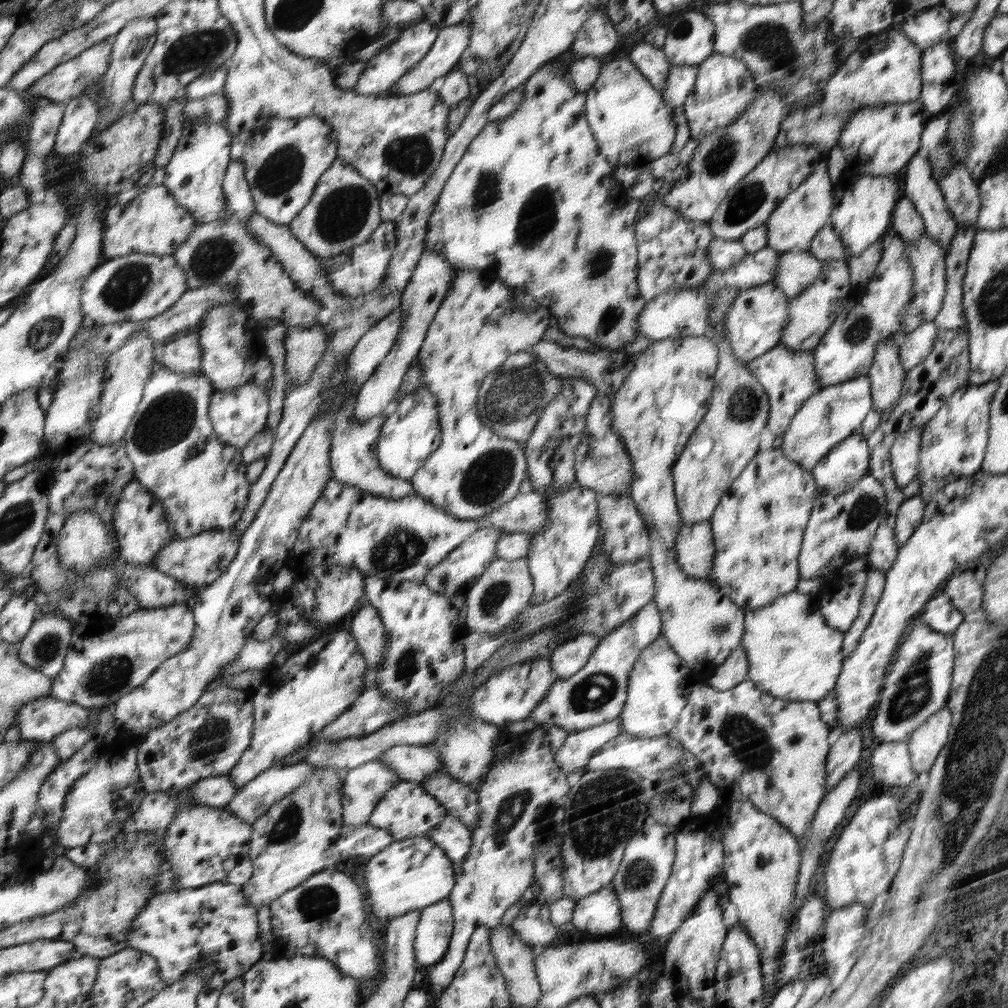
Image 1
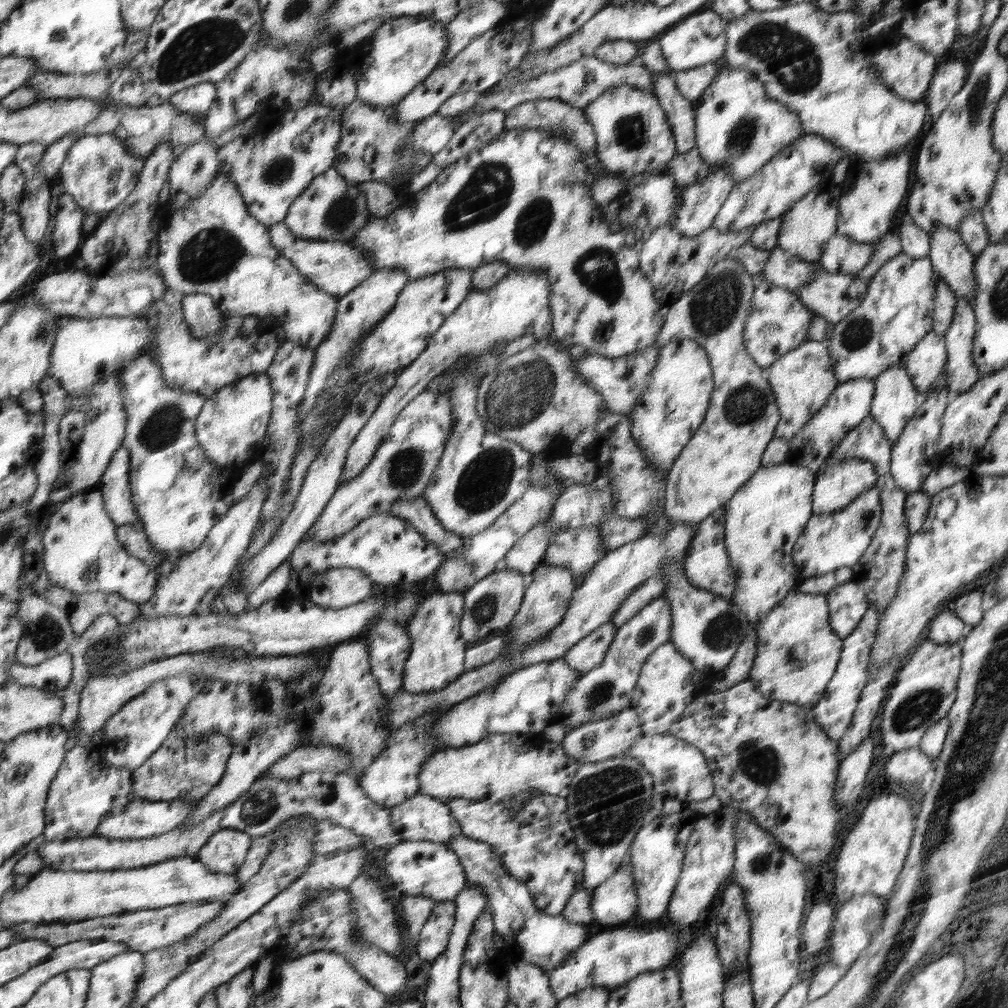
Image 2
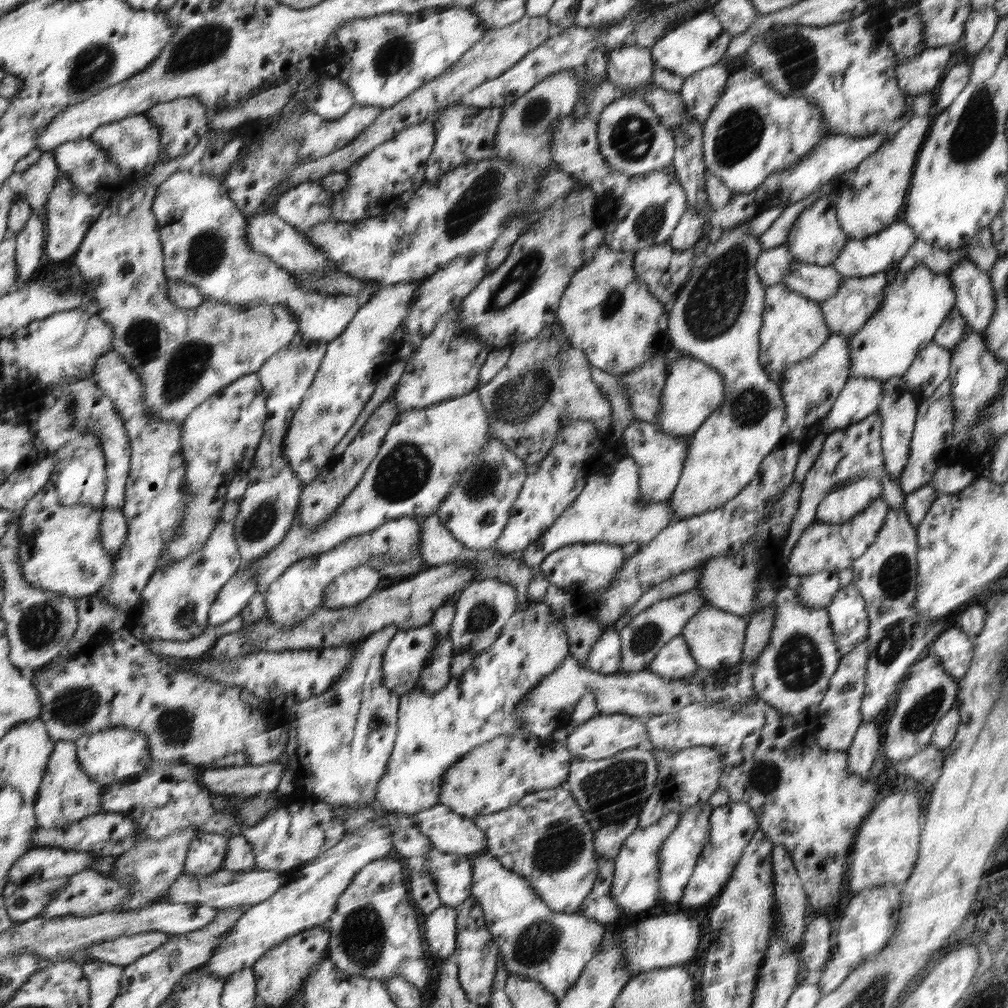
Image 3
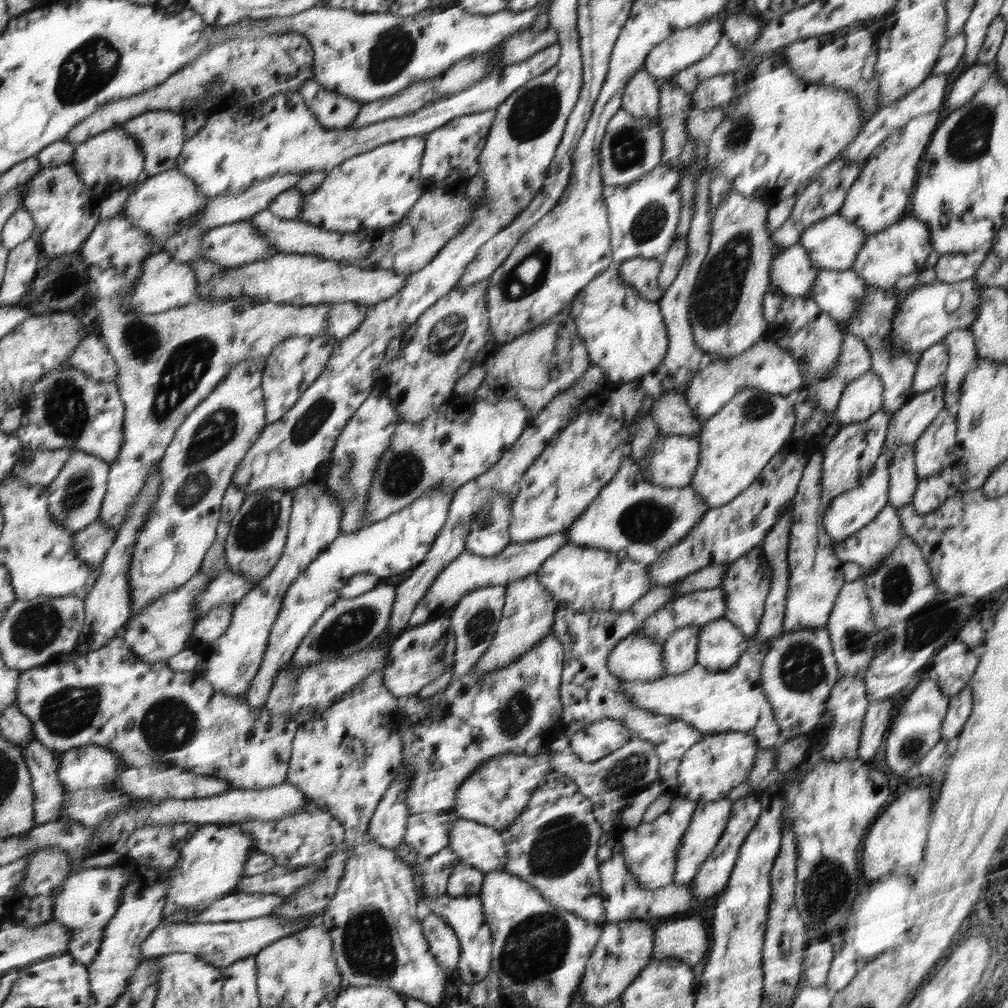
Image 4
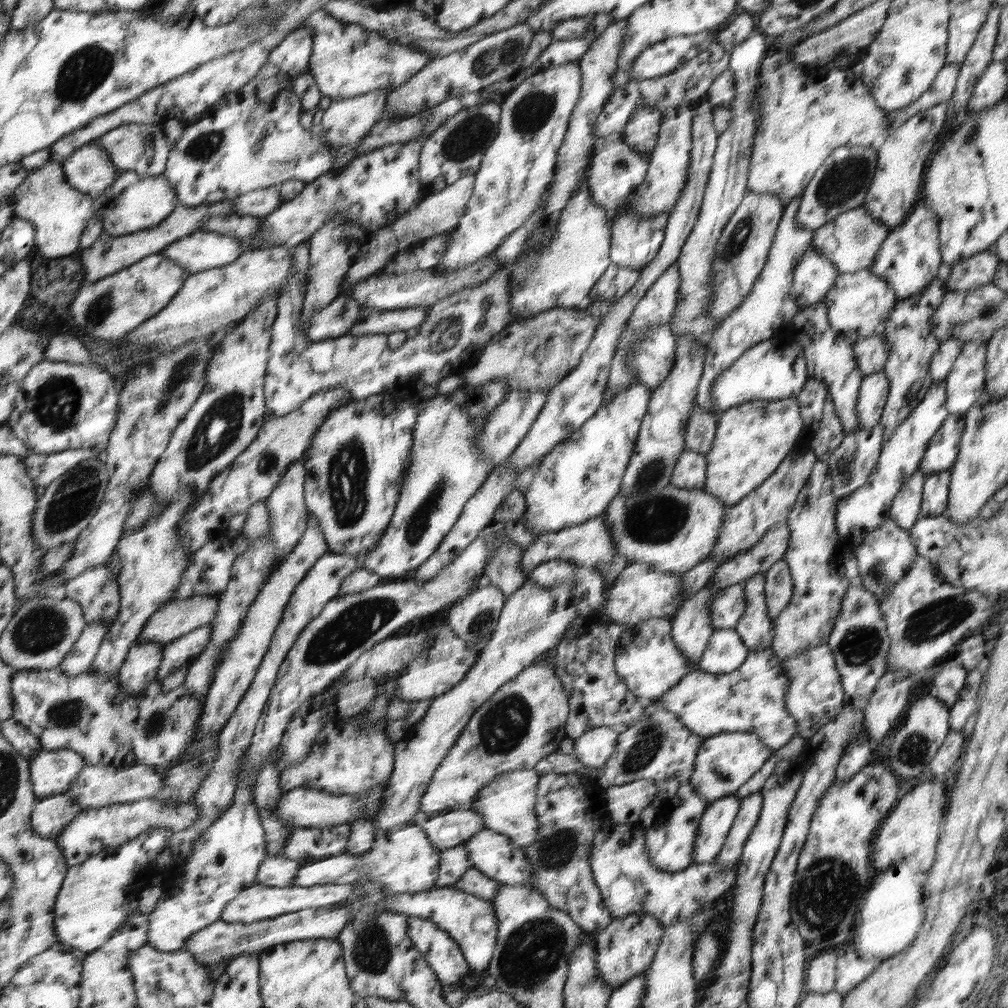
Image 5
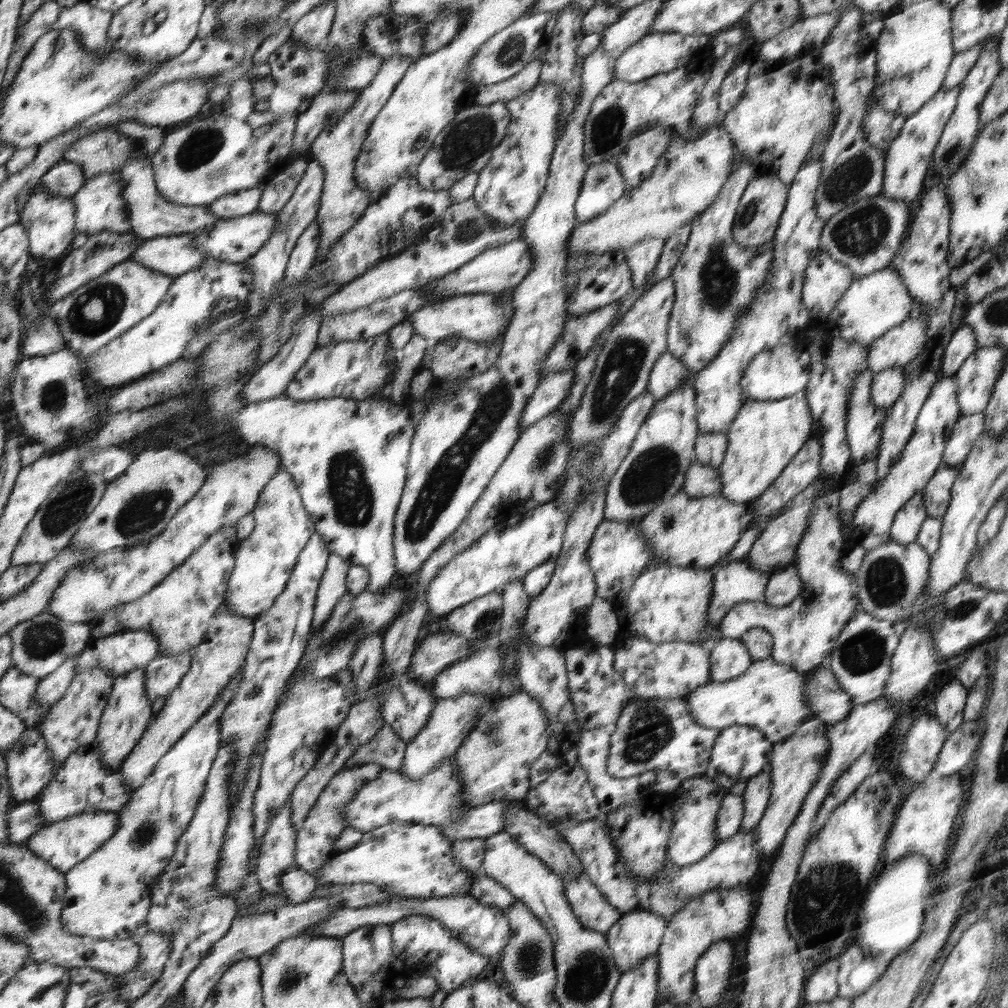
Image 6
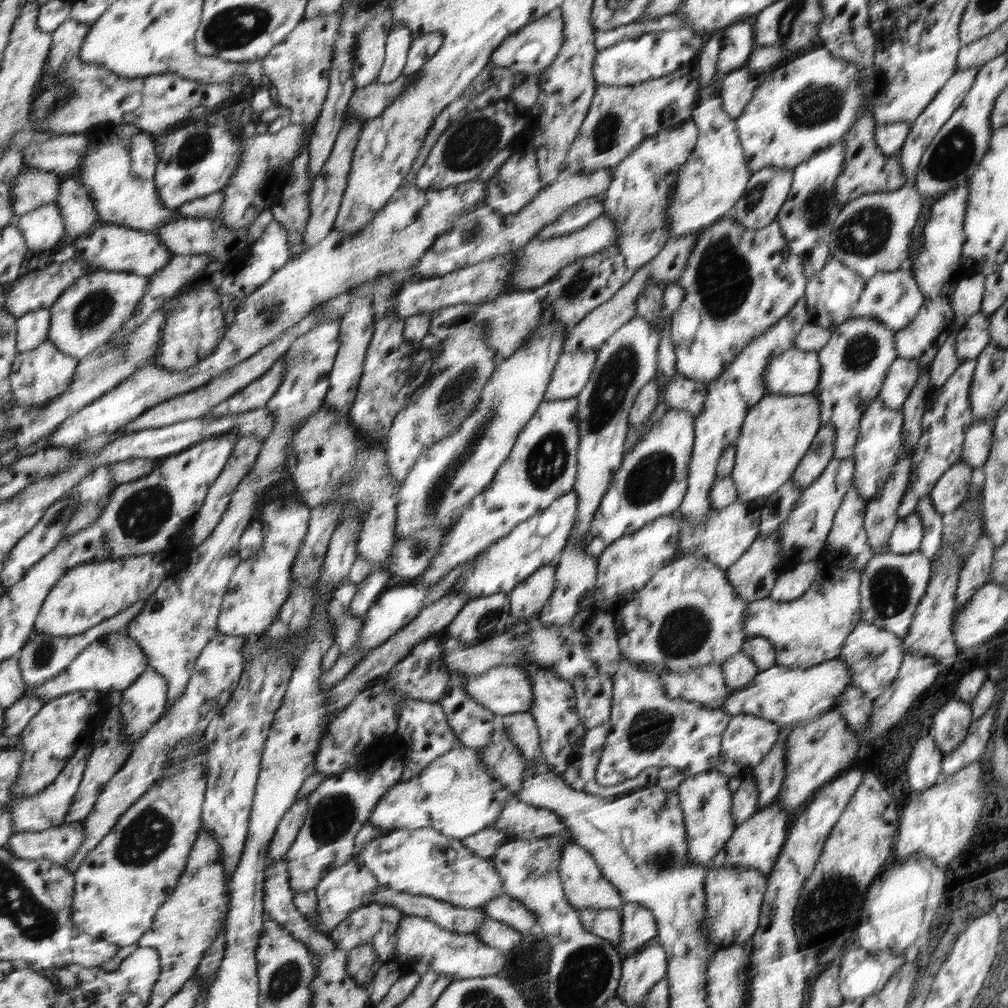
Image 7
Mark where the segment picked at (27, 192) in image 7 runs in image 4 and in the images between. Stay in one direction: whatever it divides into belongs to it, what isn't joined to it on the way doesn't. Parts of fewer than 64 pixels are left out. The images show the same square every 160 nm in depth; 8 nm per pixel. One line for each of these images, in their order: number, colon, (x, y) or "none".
4: (113, 156)
5: (89, 169)
6: (67, 178)

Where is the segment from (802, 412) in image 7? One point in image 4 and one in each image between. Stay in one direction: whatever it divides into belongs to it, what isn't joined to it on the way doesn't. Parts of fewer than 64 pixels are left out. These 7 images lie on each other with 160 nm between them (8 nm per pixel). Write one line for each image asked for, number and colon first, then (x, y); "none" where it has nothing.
4: (734, 450)
5: (748, 448)
6: (766, 435)

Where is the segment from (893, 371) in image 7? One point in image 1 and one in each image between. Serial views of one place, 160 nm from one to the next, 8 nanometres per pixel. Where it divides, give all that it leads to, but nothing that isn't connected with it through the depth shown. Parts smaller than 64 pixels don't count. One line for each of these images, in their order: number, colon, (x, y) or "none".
1: (835, 412)
2: (850, 402)
3: (860, 397)
4: (860, 399)
5: (874, 391)
6: (888, 385)

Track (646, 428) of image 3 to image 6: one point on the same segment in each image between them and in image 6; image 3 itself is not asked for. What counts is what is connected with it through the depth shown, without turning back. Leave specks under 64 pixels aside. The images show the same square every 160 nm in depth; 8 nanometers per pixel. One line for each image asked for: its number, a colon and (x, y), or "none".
4: (673, 460)
5: (690, 471)
6: (702, 480)

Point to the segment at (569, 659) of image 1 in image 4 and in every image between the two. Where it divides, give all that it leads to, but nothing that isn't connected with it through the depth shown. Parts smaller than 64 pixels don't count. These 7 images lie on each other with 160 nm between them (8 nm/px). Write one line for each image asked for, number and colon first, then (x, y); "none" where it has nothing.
2: (589, 653)
3: (605, 656)
4: (638, 657)

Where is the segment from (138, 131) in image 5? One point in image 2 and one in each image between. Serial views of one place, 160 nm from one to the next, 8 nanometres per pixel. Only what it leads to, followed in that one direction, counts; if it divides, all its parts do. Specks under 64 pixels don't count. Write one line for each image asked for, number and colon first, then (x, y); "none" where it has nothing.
2: (197, 100)
3: (181, 122)
4: (160, 133)

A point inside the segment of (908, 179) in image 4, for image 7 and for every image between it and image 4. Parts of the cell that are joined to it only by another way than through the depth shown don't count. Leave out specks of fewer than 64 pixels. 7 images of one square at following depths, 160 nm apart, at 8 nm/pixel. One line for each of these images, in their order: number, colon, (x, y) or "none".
5: (903, 154)
6: (908, 156)
7: (923, 130)

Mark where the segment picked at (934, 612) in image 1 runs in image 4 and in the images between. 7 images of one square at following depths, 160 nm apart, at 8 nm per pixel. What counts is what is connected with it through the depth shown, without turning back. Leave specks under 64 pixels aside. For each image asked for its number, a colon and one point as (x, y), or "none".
2: (947, 628)
3: (955, 648)
4: (954, 664)

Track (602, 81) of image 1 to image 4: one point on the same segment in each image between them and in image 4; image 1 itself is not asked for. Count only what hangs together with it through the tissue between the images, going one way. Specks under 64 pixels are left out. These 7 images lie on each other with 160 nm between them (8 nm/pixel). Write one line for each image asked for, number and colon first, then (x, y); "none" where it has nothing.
2: (633, 134)
3: (632, 138)
4: (632, 147)

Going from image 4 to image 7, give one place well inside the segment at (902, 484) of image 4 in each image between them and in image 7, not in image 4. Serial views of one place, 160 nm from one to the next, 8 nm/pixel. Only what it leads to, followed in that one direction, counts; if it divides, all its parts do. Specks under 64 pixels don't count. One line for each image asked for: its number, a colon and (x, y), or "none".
5: (906, 509)
6: (907, 524)
7: (906, 537)

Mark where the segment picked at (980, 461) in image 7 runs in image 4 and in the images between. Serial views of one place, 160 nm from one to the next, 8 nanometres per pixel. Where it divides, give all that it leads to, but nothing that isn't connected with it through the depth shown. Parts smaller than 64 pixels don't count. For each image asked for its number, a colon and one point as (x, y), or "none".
4: (935, 451)
5: (942, 450)
6: (968, 429)

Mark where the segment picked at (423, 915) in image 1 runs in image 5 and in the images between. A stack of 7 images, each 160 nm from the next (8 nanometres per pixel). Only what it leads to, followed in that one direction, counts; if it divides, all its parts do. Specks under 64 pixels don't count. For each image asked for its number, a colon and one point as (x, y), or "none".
2: (434, 938)
3: (441, 927)
4: (444, 942)
5: (445, 956)

